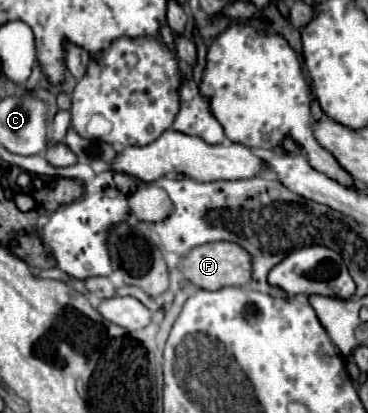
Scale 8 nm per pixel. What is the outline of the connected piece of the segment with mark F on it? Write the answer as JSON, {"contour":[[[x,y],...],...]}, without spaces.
{"contour":[[[211,242],[193,248],[181,262],[189,284],[205,290],[219,290],[223,286],[245,286],[251,280],[251,256],[245,248],[231,242]]]}

